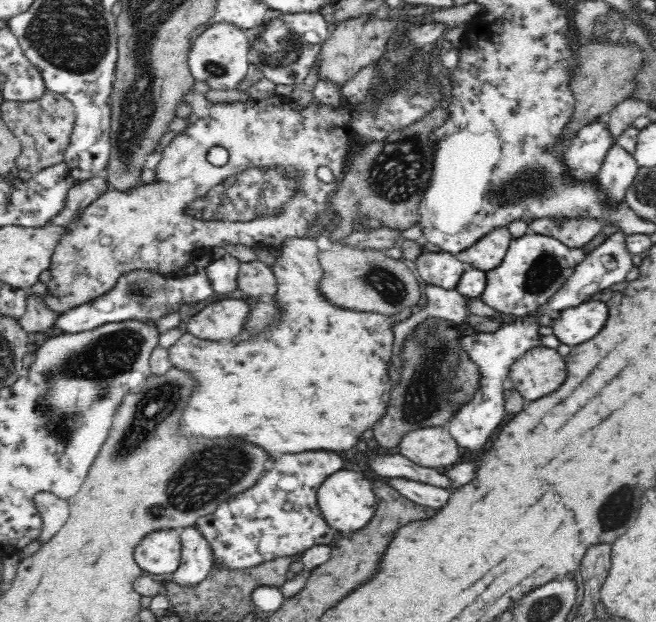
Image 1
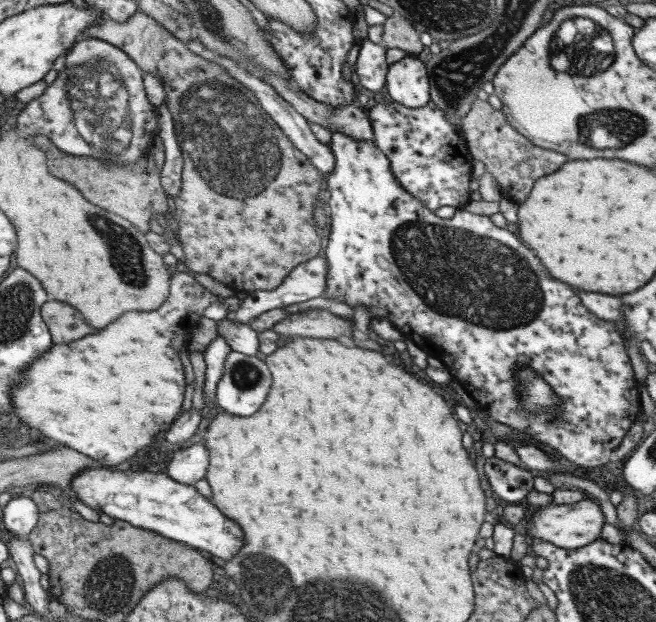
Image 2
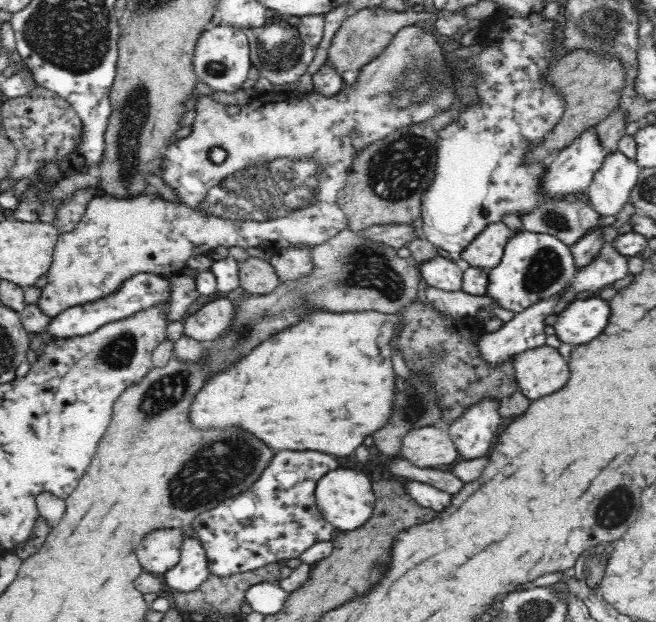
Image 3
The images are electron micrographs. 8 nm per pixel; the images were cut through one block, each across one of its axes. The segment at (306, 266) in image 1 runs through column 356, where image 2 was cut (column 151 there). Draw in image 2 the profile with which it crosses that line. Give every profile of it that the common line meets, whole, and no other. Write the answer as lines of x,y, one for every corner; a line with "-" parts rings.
183,268
172,271
167,298
159,308
149,312
123,313
97,334
79,338
69,346
53,344
43,356
34,358
23,370
21,384
11,392
13,414
21,424
39,430
48,443
73,448
99,464
107,466
130,460
138,450
152,444
155,434
165,430
165,424
171,424
179,412
185,380
178,353
186,350
193,323
202,316
207,306
218,300
228,308
230,315
242,303
234,295
227,298
213,295
193,279
192,273

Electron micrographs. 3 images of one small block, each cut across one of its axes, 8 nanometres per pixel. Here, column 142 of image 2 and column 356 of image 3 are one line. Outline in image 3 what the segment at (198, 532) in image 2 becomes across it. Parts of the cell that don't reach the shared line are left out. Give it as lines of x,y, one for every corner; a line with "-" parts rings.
337,468
325,474
318,481
315,496
324,520
328,521
337,532
353,531
365,525
370,520
376,503
373,482
370,478
362,472
348,468

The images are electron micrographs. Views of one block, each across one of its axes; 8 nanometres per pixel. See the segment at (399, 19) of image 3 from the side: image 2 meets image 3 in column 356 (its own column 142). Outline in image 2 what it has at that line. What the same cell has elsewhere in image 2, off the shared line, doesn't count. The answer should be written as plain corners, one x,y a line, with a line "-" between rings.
135,11
127,17
123,24
113,22
111,17
103,17
99,24
95,24
93,28
85,30
84,37
96,38
113,46
116,46
124,52
142,72
149,72
156,76
164,87
166,94
165,104
170,110
171,116
174,120
174,133
180,146
182,154
182,172
180,173
180,189
179,194
172,199
173,206
175,206
174,219
178,223
178,230
176,238
180,242
182,250
182,260
180,262
181,268
184,270
199,274
208,274
217,282
226,287
236,291
255,291
255,290
273,290
276,286
281,284
281,281
293,270
298,264
316,257
321,250
321,240
315,233
316,222
313,218
314,202
316,197
321,192
325,177
317,171
312,164
307,160
307,157
297,148
295,148
291,141
281,129
270,120
270,117
260,107
260,104
254,97
254,94
247,90
238,80
231,78
226,70
215,64
205,60
202,56
193,54
185,43
177,40
168,31
165,31
153,18
147,13

